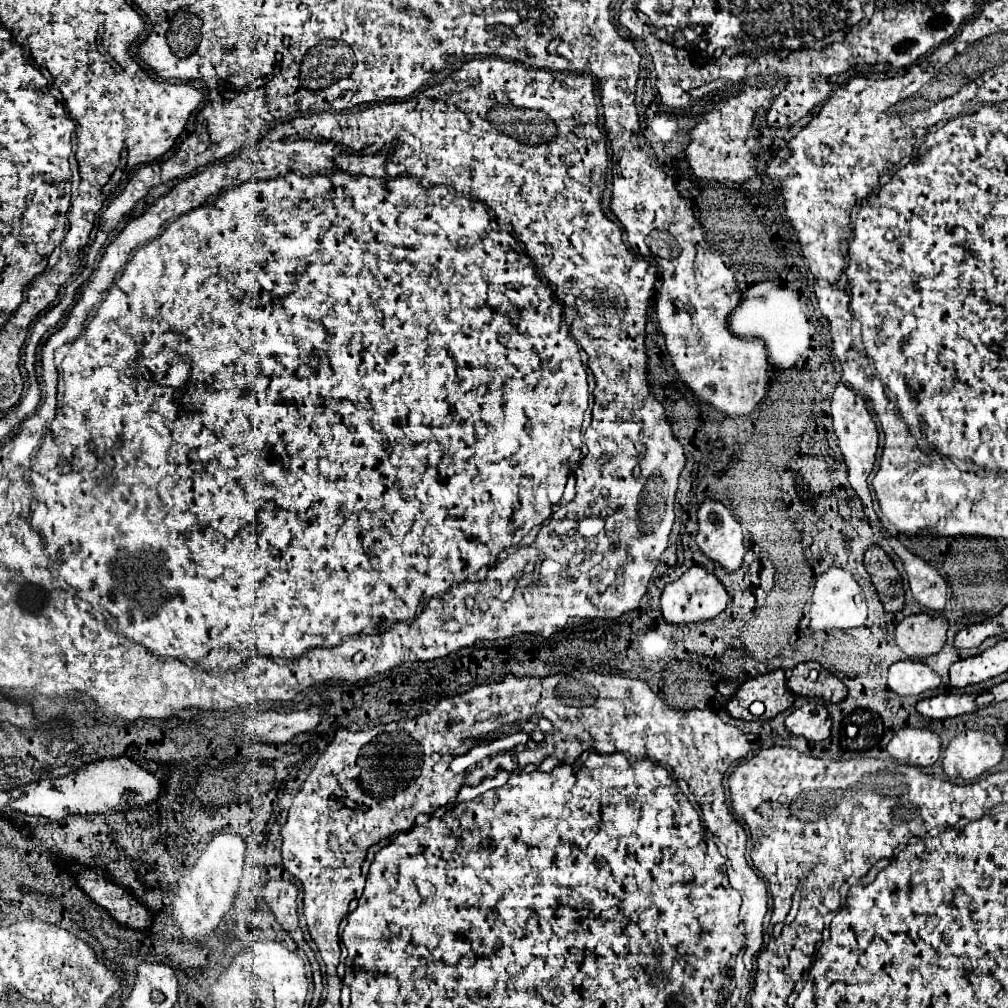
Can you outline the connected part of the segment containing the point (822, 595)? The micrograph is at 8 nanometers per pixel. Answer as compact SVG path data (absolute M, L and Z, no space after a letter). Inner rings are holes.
M831 567L823 575L817 577L815 587L813 587L813 601L811 601L811 611L809 611L809 627L813 631L829 631L829 629L853 629L861 627L867 619L867 601L857 585L857 581L851 577L851 573ZM843 617L843 619L841 619Z

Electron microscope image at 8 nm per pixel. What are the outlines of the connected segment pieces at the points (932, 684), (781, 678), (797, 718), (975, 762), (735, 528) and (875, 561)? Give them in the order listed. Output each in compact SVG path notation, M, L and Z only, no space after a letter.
M903 659L889 667L889 687L899 695L919 695L927 689L937 689L939 683L941 683L941 677L919 659Z
M777 669L773 673L747 679L737 689L737 693L727 701L725 709L731 717L737 717L737 719L757 719L749 713L749 705L753 701L765 703L765 713L761 719L773 719L777 713L789 709L791 703L795 701L795 693L787 691L785 671Z
M807 701L805 705L787 715L785 727L793 735L801 735L809 741L823 741L829 737L831 719L825 705L817 701Z
M961 731L951 739L943 757L943 771L949 779L977 779L1003 759L1003 747L985 731Z
M705 499L697 511L697 545L727 571L737 571L743 563L743 533L731 511L715 499Z
M871 545L865 551L863 565L867 573L871 575L871 581L879 593L879 599L885 611L895 613L903 609L903 583L901 583L901 575L895 569L893 561L885 555L887 553L879 545Z

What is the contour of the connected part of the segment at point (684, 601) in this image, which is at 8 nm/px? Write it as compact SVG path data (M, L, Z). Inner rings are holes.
M693 565L687 569L677 581L669 583L661 593L661 611L669 623L689 623L689 621L705 621L719 615L727 605L727 591L723 583L709 573L701 565Z

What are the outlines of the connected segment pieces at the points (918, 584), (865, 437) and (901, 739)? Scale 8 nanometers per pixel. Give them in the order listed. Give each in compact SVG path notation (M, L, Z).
M891 536L888 541L892 550L899 555L899 559L905 565L915 601L919 601L929 611L943 611L947 601L947 583L939 575L939 571L927 565L917 555L913 555L909 549L905 549L896 537Z
M839 383L835 387L835 393L831 397L831 419L833 419L833 431L835 437L839 441L839 449L845 457L845 465L847 465L847 473L849 473L849 483L855 491L861 489L869 489L867 487L867 477L873 469L875 463L875 451L877 451L877 427L875 421L871 419L867 405L863 401L863 397L859 393L855 393L853 389L845 387L843 383Z
M905 727L893 735L891 743L887 745L887 753L901 763L929 767L939 759L941 741L933 731Z

